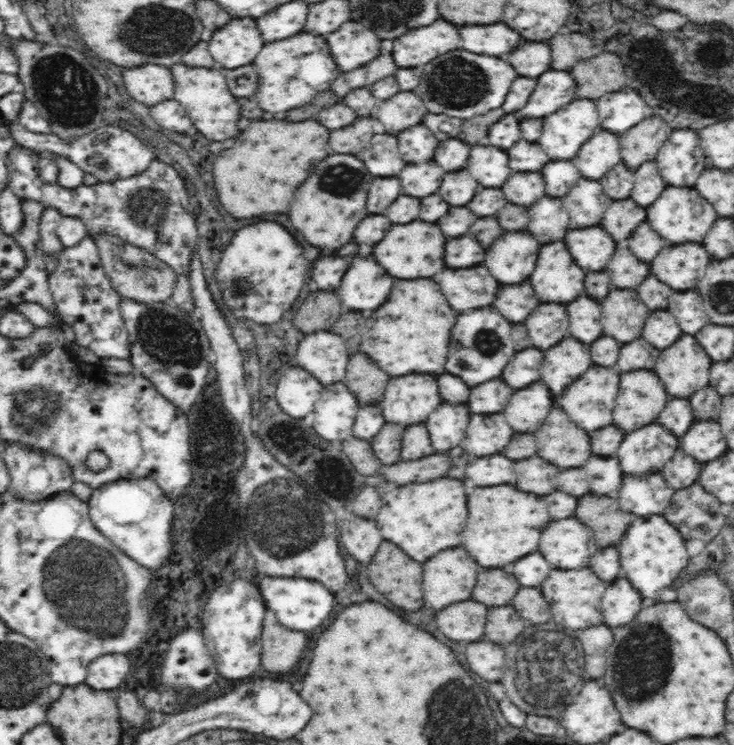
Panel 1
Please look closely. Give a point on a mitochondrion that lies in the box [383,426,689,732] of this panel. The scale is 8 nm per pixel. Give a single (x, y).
(544, 658)

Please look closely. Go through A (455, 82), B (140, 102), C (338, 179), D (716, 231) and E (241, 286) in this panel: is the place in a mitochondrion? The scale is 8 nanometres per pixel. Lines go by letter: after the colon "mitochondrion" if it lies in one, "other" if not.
A: mitochondrion
B: other
C: mitochondrion
D: other
E: mitochondrion

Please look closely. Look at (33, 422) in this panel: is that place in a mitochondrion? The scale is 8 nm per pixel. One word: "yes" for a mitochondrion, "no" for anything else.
yes

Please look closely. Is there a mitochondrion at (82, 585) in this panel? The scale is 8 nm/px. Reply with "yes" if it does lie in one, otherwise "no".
yes

